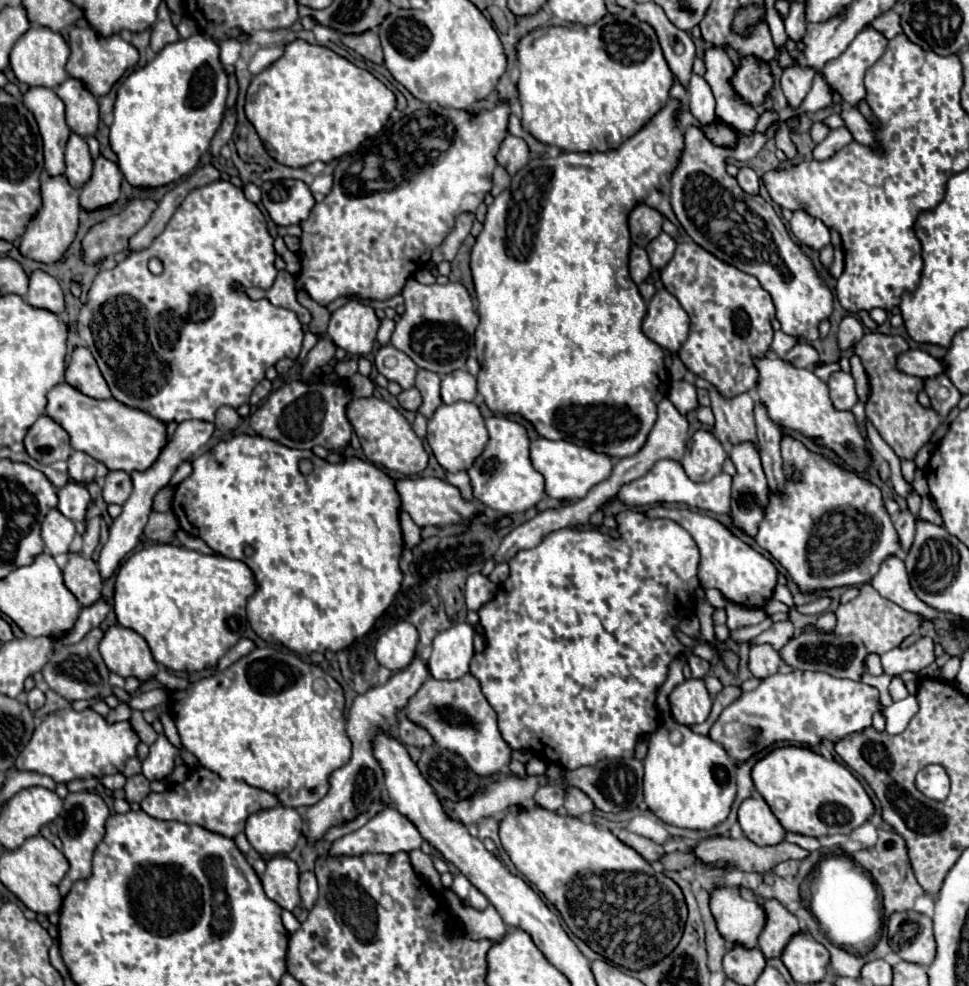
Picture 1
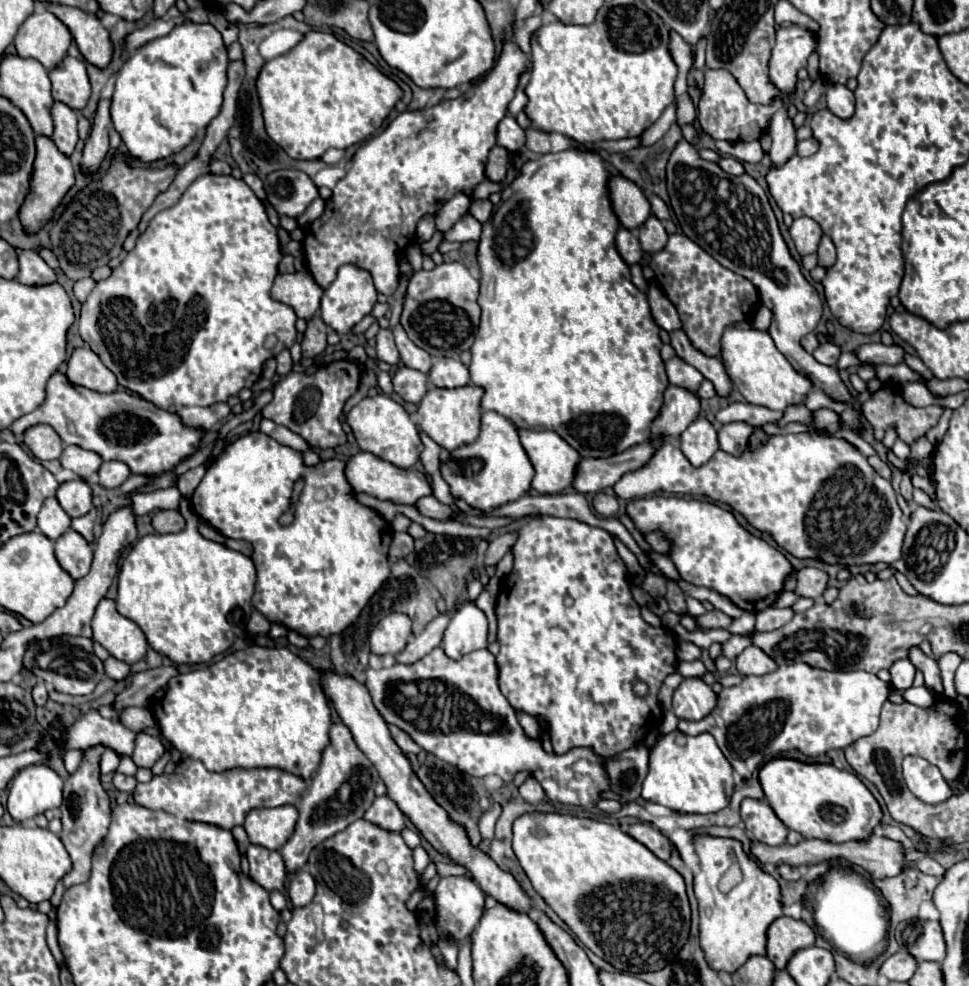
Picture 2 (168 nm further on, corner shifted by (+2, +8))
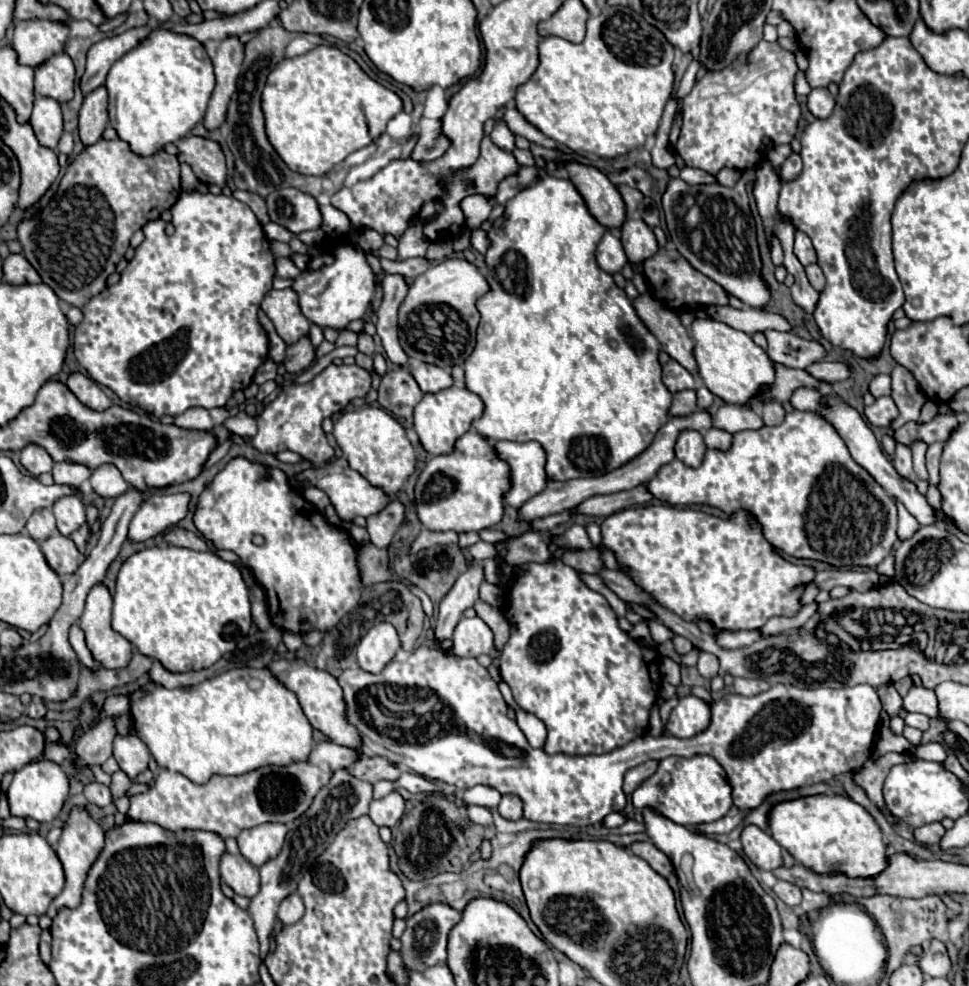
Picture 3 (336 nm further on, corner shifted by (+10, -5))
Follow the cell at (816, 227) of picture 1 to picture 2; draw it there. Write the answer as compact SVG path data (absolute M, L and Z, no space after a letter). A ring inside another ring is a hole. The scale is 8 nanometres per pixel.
M800 216L792 222L790 226L790 236L802 256L816 252L820 238L822 238L822 228L818 222L814 222L808 216Z

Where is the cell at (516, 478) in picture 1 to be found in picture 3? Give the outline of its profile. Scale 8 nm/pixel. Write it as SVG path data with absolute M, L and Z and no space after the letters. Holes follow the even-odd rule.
M476 431L464 433L452 453L432 457L422 469L416 485L416 513L420 523L430 531L482 531L494 527L504 515L502 493L510 489L510 469L498 459L490 443Z

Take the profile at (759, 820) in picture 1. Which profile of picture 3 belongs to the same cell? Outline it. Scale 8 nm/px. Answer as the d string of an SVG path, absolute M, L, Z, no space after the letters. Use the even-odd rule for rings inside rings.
M748 825L742 831L740 837L742 845L744 845L744 853L746 857L762 871L774 871L778 867L782 867L782 847L772 839L772 835L768 835L766 831L762 831L756 825Z

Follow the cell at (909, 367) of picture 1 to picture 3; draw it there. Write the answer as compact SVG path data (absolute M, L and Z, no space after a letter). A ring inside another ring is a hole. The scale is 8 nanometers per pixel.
M828 361L812 363L804 371L810 373L812 377L816 377L818 381L826 381L826 383L842 381L842 379L846 379L850 375L850 371L848 371L848 367L844 363L828 363Z

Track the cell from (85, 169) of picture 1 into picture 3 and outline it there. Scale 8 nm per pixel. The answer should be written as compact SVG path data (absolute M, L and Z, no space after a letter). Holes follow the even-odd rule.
M34 97L34 109L30 115L30 125L34 127L34 133L38 141L50 149L58 145L60 135L64 133L62 127L62 113L60 113L60 103L52 97Z

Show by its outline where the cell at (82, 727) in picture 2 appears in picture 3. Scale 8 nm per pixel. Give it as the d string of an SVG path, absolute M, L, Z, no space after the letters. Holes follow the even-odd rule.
M122 771L114 773L114 775L112 775L112 783L110 783L112 801L116 801L116 799L124 797L124 795L126 795L126 791L130 789L130 785L132 785L132 781L126 777L126 773L122 773Z

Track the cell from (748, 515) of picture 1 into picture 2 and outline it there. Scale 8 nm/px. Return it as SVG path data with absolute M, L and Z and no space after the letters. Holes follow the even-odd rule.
M730 422L724 424L718 432L720 448L732 456L742 456L750 444L750 436L754 434L754 426L746 422Z

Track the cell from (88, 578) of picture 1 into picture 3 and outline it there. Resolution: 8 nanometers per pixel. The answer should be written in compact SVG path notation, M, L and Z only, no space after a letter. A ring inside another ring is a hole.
M54 533L50 535L50 539L44 539L40 543L40 549L48 561L48 565L58 573L58 575L66 575L66 573L74 573L74 569L78 569L80 561L78 561L78 549L74 545L72 539Z

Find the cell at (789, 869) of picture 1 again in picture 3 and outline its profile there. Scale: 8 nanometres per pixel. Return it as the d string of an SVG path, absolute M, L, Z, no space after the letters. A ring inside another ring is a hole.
M778 881L778 883L774 885L774 893L776 893L786 905L790 905L790 907L800 905L800 901L802 901L800 887L796 887L796 885L788 883L788 881Z

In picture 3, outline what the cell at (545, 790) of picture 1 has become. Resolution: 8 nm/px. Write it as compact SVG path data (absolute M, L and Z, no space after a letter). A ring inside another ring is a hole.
M502 795L498 813L504 819L514 819L514 821L522 819L522 801L518 801L518 797L514 797L514 795Z

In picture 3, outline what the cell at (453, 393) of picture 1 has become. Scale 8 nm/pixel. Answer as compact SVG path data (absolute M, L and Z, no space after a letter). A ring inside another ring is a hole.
M412 363L410 373L418 381L418 385L424 393L436 393L436 391L452 385L450 373L444 371L442 367L430 365L430 363Z

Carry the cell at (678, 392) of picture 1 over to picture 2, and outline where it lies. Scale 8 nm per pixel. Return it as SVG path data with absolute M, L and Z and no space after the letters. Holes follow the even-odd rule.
M676 356L666 362L666 374L668 374L670 384L680 386L680 388L690 390L690 392L696 392L704 380L704 376L694 366L678 360Z

